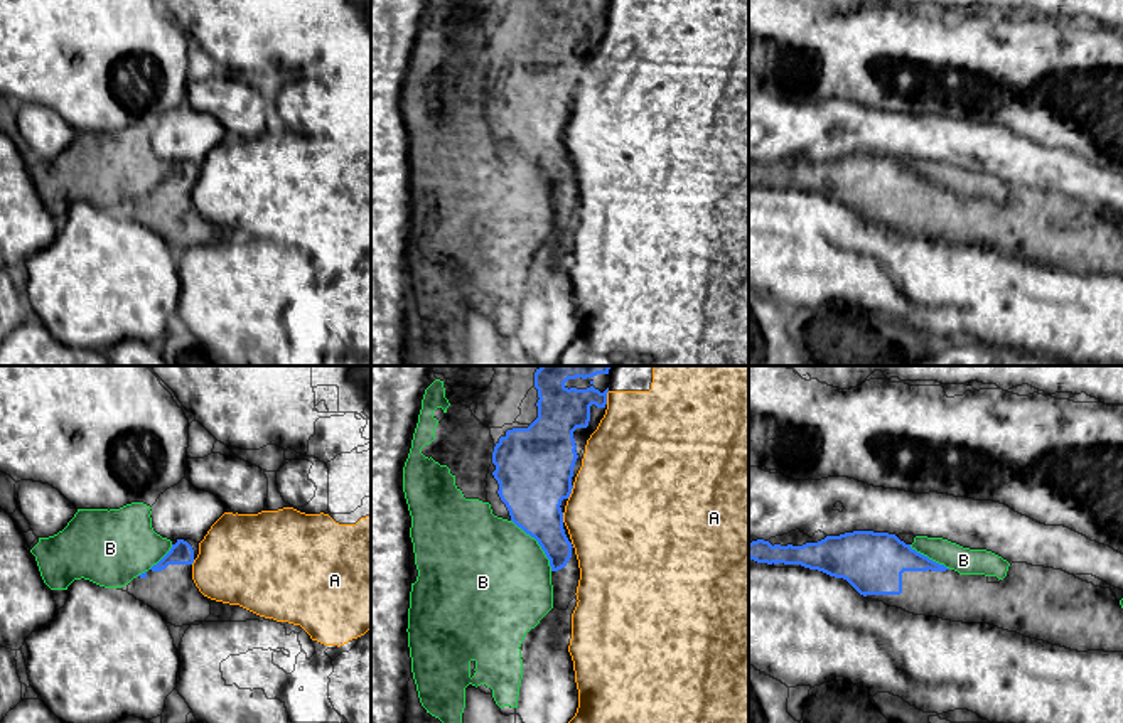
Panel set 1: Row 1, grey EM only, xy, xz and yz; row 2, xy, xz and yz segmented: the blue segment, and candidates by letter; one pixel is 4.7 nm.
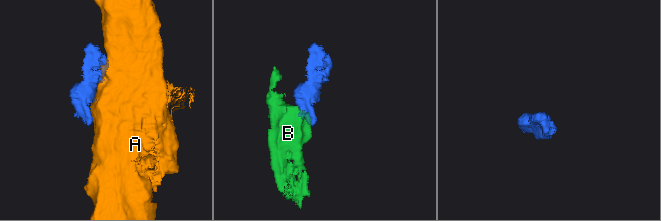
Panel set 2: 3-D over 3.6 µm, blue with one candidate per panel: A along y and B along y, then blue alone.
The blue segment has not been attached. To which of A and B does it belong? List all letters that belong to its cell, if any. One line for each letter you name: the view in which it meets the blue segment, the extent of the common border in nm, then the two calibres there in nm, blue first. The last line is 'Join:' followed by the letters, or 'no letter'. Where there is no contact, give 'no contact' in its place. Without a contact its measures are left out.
Join: no letter

